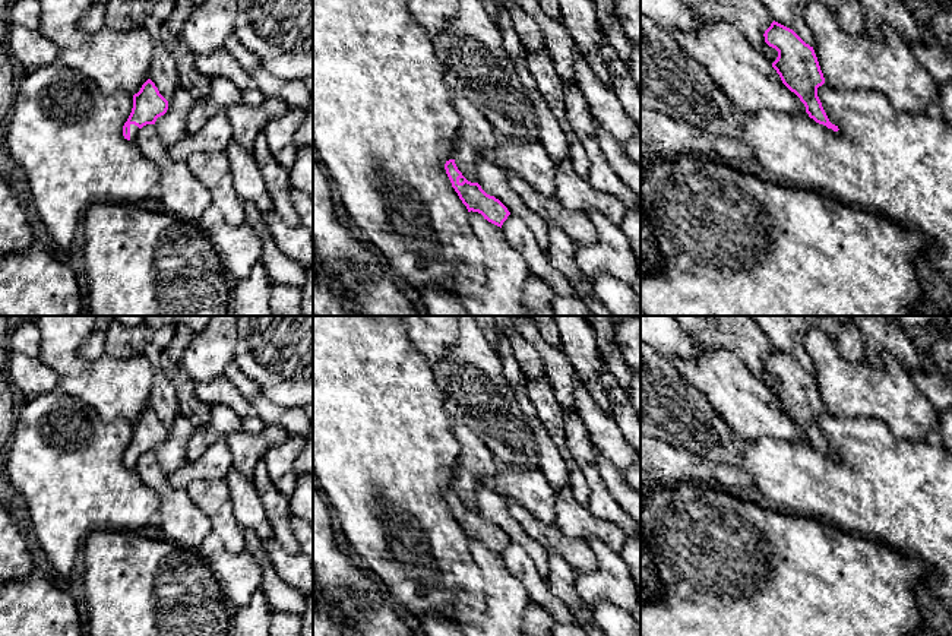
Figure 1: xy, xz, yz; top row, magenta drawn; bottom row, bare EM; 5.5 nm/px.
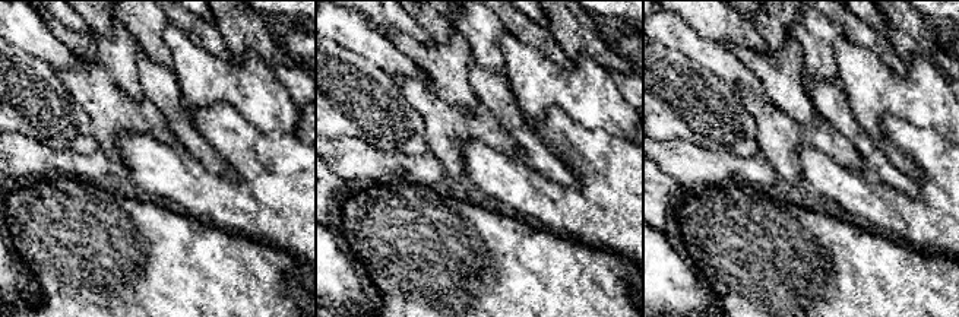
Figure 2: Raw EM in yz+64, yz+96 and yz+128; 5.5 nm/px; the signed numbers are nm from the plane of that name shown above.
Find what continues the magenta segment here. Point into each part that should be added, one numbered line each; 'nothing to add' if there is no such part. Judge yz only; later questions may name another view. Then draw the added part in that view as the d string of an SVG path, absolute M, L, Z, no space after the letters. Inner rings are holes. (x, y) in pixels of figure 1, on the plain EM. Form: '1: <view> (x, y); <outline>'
nothing to add

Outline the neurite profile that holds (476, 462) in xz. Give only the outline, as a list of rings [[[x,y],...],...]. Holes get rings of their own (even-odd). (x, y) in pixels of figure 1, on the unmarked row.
[[[453,420],[452,430],[461,447],[453,487],[468,509],[478,510],[477,485],[483,482],[486,477],[493,475],[499,465],[493,453],[469,427]]]

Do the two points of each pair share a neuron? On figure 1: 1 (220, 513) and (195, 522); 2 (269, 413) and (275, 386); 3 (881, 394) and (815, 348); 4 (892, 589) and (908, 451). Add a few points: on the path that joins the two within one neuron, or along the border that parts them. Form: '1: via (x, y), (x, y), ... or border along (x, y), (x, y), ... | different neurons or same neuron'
1: border along (187, 490), (192, 502), (206, 518), (212, 530) | different neurons
2: border along (247, 377), (274, 402), (297, 408) | different neurons
3: via (864, 391), (857, 391), (831, 364) | same neuron
4: border along (866, 538), (919, 560), (927, 569) | different neurons

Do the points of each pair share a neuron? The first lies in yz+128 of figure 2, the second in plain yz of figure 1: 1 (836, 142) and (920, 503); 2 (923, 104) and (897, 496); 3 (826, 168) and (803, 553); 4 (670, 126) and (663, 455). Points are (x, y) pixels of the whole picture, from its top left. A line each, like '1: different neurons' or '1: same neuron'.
1: different neurons
2: different neurons
3: different neurons
4: different neurons

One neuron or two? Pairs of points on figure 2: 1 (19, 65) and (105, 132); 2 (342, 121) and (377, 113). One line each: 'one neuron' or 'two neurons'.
1: two neurons
2: one neuron

